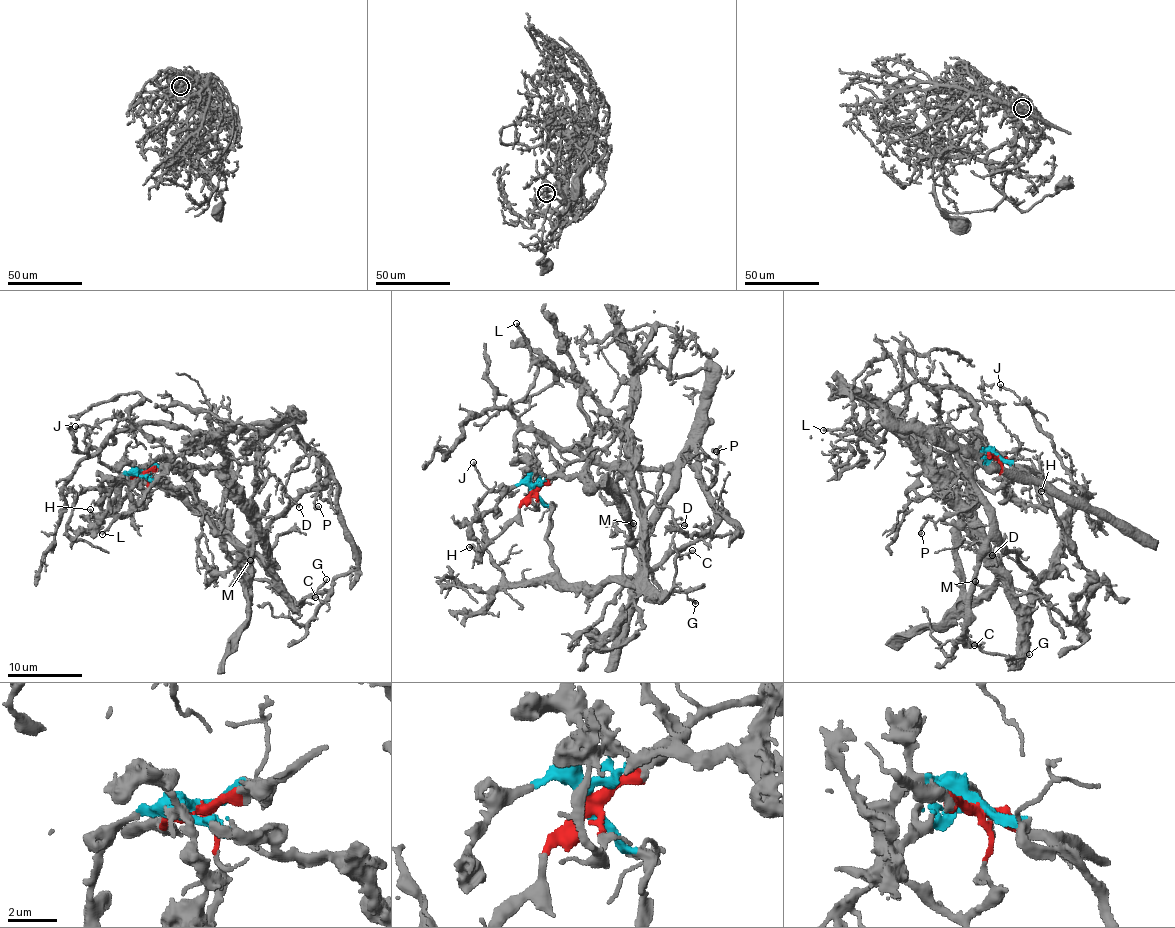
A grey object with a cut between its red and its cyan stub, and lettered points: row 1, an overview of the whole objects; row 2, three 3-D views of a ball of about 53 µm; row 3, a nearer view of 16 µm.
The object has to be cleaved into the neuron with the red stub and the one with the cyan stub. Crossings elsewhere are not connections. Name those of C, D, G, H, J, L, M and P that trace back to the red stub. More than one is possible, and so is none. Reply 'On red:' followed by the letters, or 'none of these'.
On red: D, H, P

